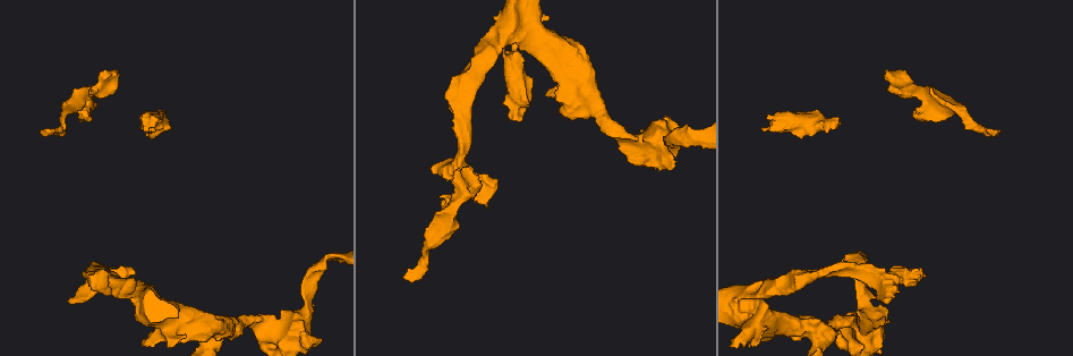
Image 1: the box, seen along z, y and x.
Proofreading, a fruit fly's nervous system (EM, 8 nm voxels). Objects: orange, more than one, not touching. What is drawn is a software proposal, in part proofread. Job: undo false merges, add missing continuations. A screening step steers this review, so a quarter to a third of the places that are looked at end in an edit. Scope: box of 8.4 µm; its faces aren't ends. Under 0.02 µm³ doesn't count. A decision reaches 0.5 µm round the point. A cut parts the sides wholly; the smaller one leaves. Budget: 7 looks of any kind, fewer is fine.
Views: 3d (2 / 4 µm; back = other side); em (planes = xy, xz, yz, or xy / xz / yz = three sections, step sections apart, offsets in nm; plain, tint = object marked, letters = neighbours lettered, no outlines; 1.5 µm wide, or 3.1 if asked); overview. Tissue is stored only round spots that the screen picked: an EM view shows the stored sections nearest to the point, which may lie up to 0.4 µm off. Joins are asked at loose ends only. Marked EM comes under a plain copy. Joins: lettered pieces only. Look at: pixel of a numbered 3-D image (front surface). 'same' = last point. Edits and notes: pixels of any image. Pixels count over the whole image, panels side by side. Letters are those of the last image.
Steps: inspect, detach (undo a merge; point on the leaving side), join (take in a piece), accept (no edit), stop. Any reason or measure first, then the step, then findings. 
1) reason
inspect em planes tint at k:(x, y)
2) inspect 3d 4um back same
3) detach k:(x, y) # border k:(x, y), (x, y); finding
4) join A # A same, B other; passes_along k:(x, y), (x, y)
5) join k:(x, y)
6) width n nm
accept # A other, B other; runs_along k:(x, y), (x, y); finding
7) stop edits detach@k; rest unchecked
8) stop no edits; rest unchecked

a narrow waist
inspect 3d 4um at 1:(330, 260)

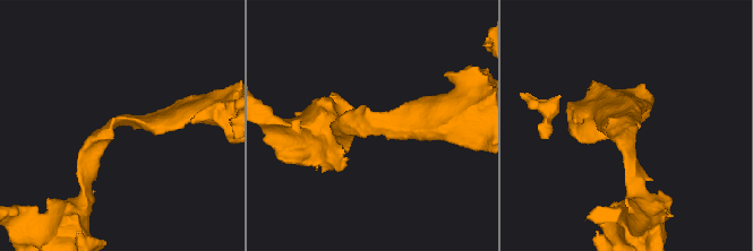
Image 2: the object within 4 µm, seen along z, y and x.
arm_widths 170, 220 nm
inspect em xz step 8 tint at 2:(626, 124)

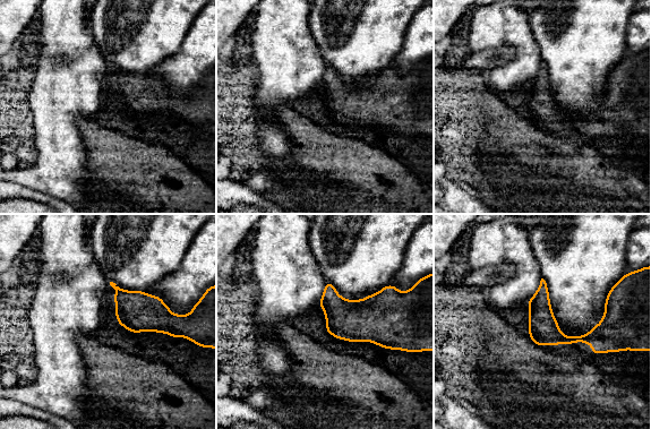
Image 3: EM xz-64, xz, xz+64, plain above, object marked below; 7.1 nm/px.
inspect em planes letters same

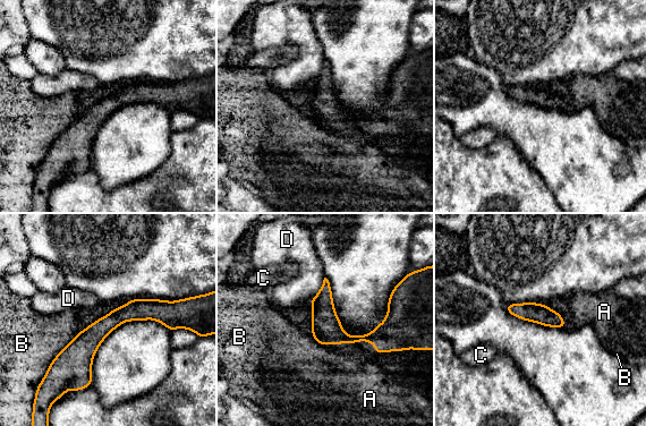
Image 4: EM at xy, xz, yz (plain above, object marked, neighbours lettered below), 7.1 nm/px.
accept # A other, B other, C other, D other; border 4:(82, 330), (54, 357), (45, 371); one neuron here

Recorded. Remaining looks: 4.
inspect em planes letters at 1:(470, 80)

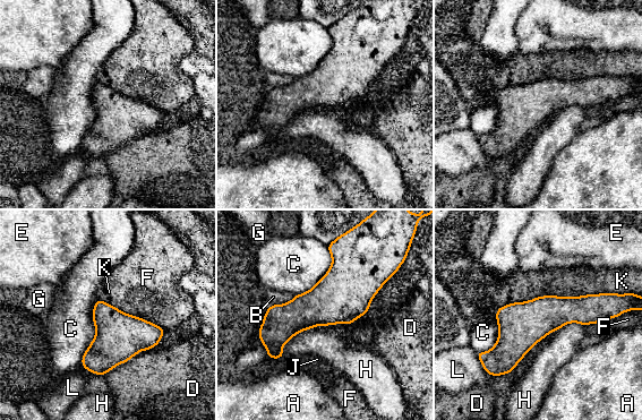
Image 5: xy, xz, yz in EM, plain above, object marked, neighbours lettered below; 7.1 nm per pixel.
width 320 nm
accept # A other, B other, C other, D other, E other, F other, G other, H other, J other, K other, L other; runs_along 5:(610, 313), (545, 314), (486, 354); all the same neuron

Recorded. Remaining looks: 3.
an open end
inspect em 3.1um planes tint at 1:(924, 277)

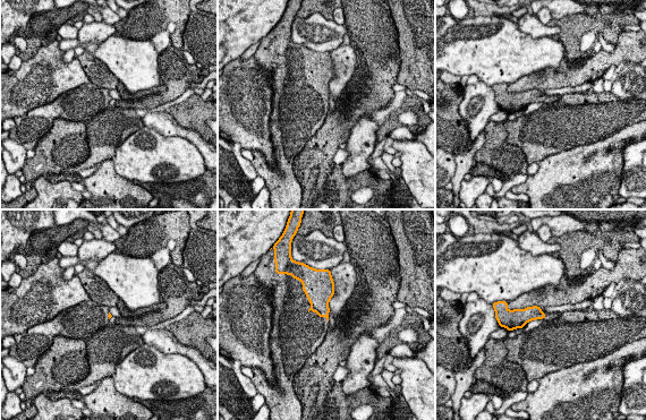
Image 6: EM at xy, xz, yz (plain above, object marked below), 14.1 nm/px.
inspect em 3.1um planes letters same

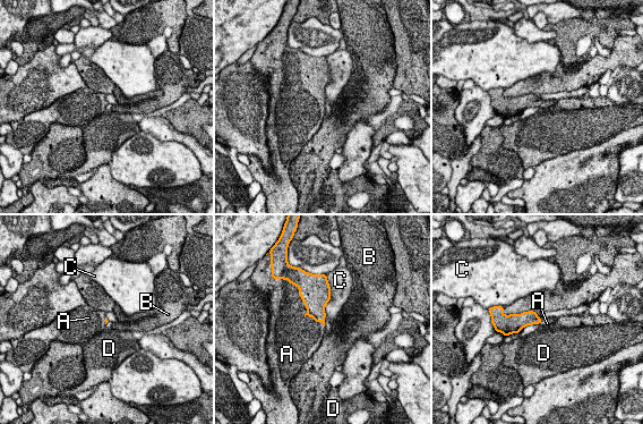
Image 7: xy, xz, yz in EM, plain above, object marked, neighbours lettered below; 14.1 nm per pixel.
join A # A same, B other, C other, D other; passes_along 7:(316, 304), (319, 321), (308, 335); it goes on there

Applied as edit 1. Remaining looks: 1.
stop edits join@7; rest unchecked

